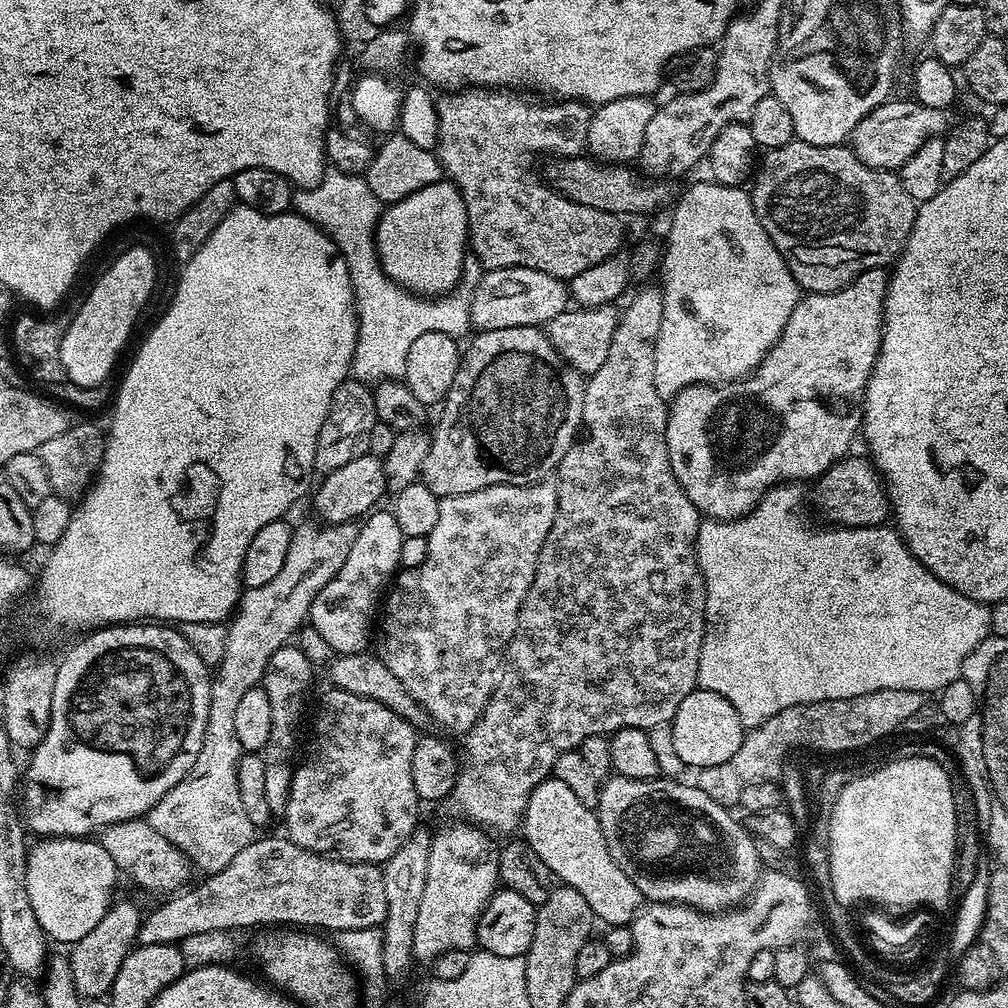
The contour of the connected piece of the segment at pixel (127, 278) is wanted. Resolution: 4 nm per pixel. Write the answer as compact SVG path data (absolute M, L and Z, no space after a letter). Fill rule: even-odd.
M128 248L100 277L96 280L96 285L88 292L88 297L80 304L80 309L72 316L72 321L67 321L64 337L62 338L62 366L66 366L66 374L68 375L68 380L73 384L78 386L98 386L99 384L105 383L109 378L108 375L112 372L112 367L116 364L116 359L120 356L120 351L124 348L124 343L128 340L128 335L132 332L132 327L136 324L136 319L140 316L140 311L148 304L148 299L152 296L152 291L156 288L156 256L148 248Z

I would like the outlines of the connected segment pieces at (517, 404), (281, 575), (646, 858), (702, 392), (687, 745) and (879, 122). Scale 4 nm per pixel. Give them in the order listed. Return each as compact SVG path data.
M510 326L506 330L476 332L468 342L460 358L458 374L454 374L452 389L439 409L440 421L430 432L420 480L434 490L436 496L443 498L499 484L526 486L549 479L576 443L576 431L581 431L585 377L560 357L548 341L547 331L539 327Z
M297 523L292 530L290 551L286 554L282 570L278 570L277 576L266 582L266 586L243 589L240 602L227 625L224 653L212 676L210 710L202 750L198 750L198 758L194 758L194 766L182 782L171 788L146 817L148 824L154 826L162 838L182 850L197 873L222 871L230 866L234 854L238 854L238 850L254 838L252 823L250 818L246 818L242 797L238 794L238 762L242 749L234 721L242 697L263 681L268 663L276 651L285 647L291 641L288 639L291 636L293 639L305 627L318 590L322 590L322 586L326 586L326 582L342 570L342 562L350 558L350 546L354 546L357 525L316 524Z
M609 775L608 779L600 785L600 797L594 809L598 822L602 826L602 834L606 838L606 846L610 850L610 858L618 862L618 866L638 886L641 897L645 901L653 904L684 904L687 908L696 908L700 912L726 912L730 908L737 907L751 896L756 889L758 877L762 872L760 855L756 849L756 840L743 823L740 824L732 817L733 813L729 809L718 806L710 794L706 794L701 788L697 788L695 783L679 784L681 781L676 778L657 778L655 780L635 780L625 776Z
M871 268L858 278L854 278L844 288L836 292L813 292L805 295L794 306L782 334L774 342L774 346L762 358L762 362L753 372L742 380L733 380L726 384L691 384L677 396L671 397L668 404L668 421L666 422L666 450L670 458L670 466L674 470L674 478L682 486L686 498L694 502L701 517L709 520L741 520L747 512L752 512L754 506L771 488L785 482L815 481L832 464L849 455L852 439L857 439L864 418L864 392L868 389L868 379L876 365L880 353L880 339L884 333L884 295L888 292L889 273L882 268Z
M702 687L686 694L682 706L678 706L678 714L674 714L671 725L678 756L684 765L692 770L726 762L726 758L732 757L738 751L738 746L742 746L746 731L738 710L734 710L734 706L730 706L730 702L722 698L722 694L714 694Z
M889 99L882 106L876 107L853 130L850 137L850 147L860 162L866 163L872 169L895 171L904 166L914 153L926 141L941 137L949 127L946 110L934 110L924 107L915 99Z

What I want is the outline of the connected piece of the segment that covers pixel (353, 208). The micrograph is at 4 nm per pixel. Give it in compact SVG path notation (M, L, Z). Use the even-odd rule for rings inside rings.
M325 171L318 186L297 191L293 195L292 208L321 228L336 243L342 258L346 258L358 322L351 370L355 379L369 386L377 382L399 381L406 374L406 354L410 354L414 338L419 338L421 334L441 332L457 338L469 335L472 319L469 316L470 296L467 291L453 290L439 298L425 298L401 288L380 267L374 237L382 201L370 190L363 175Z

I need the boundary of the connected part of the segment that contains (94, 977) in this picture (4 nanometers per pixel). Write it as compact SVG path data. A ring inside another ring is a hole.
M119 900L111 905L98 926L89 933L83 933L72 952L67 953L70 972L74 974L74 986L78 994L88 1002L95 996L107 997L111 993L114 978L118 978L118 966L122 966L126 954L132 951L134 941L140 934L142 911L140 912L139 906L128 900Z

